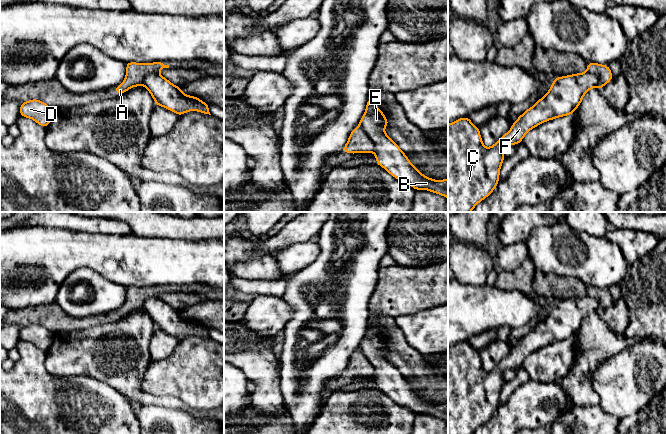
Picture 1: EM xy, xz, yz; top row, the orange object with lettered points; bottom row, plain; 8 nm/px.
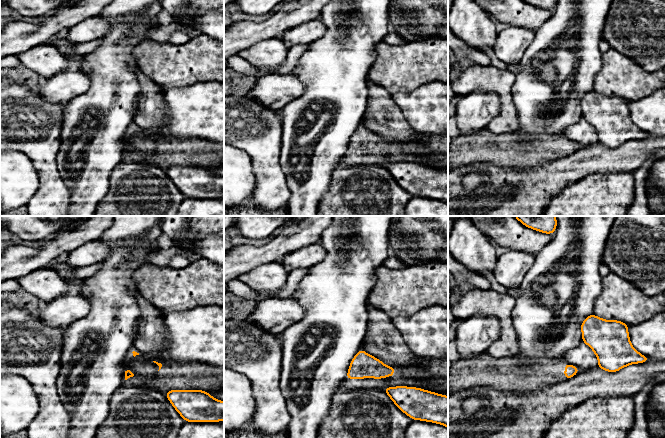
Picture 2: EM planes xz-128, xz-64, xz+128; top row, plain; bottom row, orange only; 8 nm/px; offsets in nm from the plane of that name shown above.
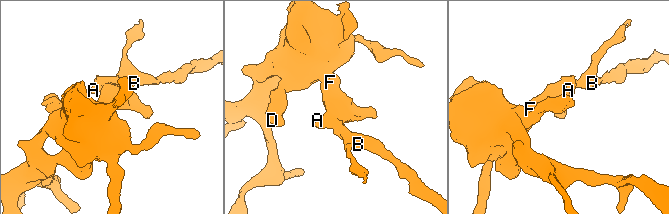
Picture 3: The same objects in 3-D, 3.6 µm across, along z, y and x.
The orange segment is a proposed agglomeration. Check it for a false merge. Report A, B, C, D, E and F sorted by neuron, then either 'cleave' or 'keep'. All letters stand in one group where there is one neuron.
A / B C D E F | cleave

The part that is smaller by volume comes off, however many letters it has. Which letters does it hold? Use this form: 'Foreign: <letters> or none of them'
Foreign: A

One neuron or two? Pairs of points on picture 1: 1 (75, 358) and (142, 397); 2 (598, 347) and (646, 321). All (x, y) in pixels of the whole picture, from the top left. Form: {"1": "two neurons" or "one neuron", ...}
{"1": "one neuron", "2": "two neurons"}

